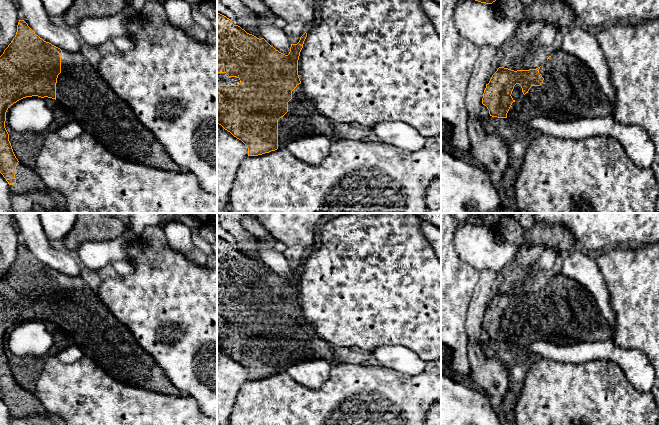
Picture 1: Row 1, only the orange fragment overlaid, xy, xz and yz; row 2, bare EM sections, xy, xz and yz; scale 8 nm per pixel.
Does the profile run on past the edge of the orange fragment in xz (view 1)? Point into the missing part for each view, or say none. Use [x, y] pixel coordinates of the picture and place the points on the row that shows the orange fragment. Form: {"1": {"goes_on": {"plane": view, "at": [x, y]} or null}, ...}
{"1": {"goes_on": {"plane": "xz", "at": [303, 119]}}}

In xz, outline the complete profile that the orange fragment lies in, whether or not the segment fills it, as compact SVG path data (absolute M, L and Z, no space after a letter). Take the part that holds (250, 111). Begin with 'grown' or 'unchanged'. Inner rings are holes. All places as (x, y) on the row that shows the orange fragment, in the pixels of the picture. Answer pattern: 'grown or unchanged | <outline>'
grown | M217 12L217 124L221 125L225 130L247 146L248 156L258 156L287 147L289 142L307 136L321 135L329 138L330 141L339 140L334 132L335 122L319 113L315 104L307 97L301 85L298 75L298 60L306 37L307 33L305 32L300 37L297 44L291 44L289 54L285 55L271 46L264 38L259 39L256 36L247 33L240 26L234 25L229 18Z

